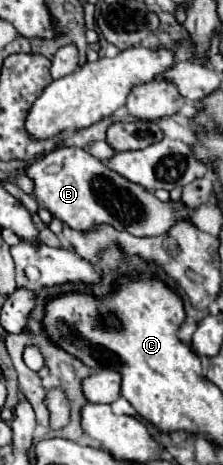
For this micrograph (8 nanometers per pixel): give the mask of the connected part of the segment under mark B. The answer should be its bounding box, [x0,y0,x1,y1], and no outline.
[23,147,193,237]

